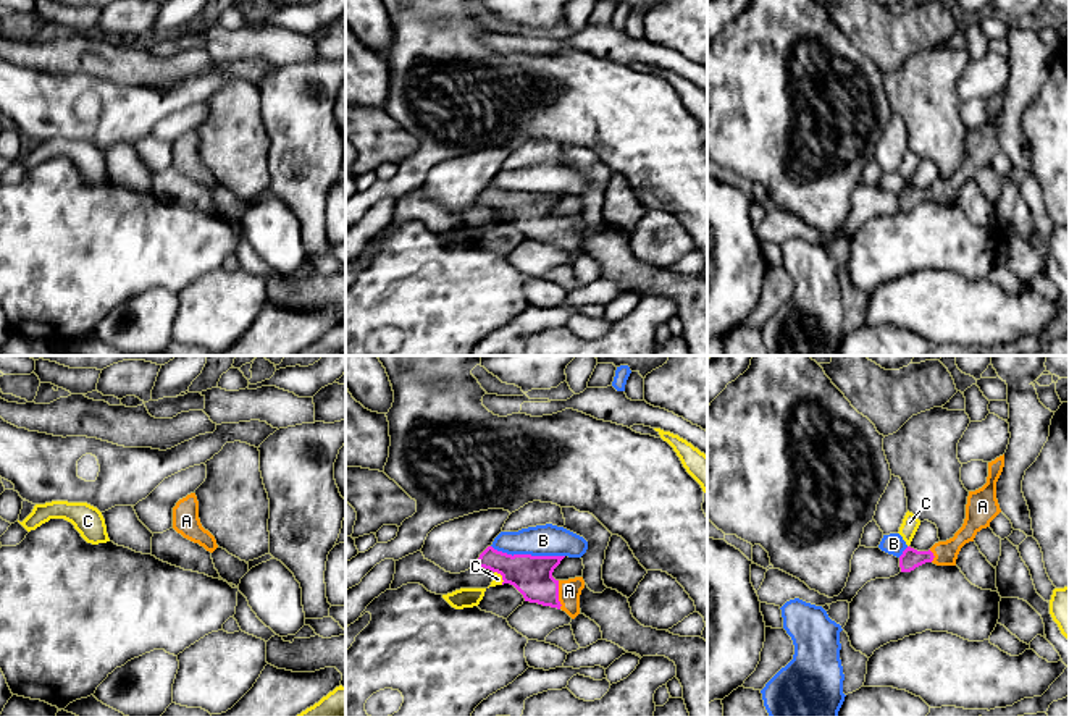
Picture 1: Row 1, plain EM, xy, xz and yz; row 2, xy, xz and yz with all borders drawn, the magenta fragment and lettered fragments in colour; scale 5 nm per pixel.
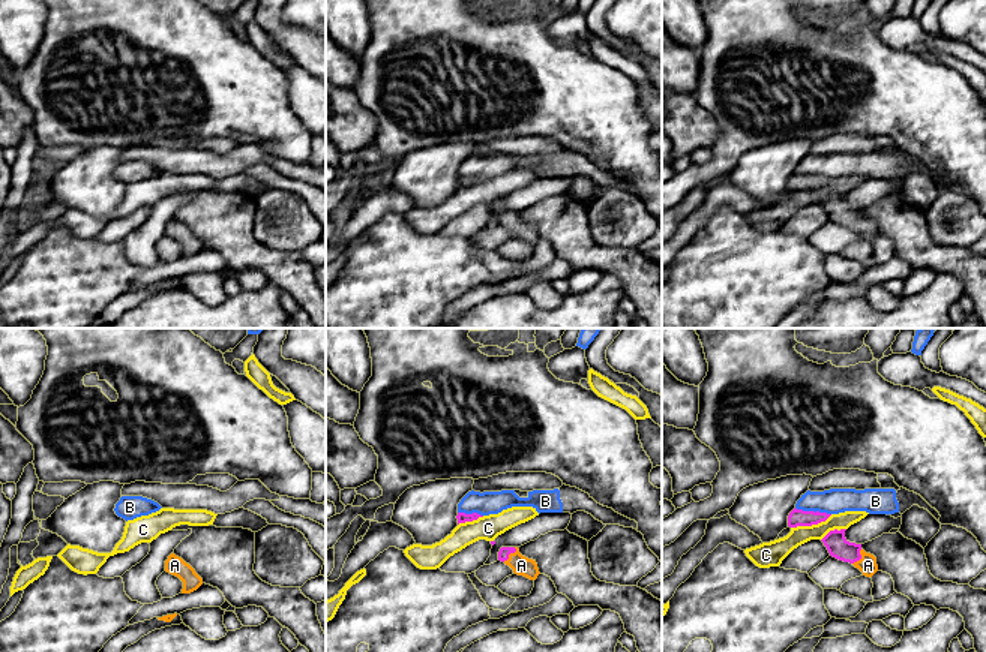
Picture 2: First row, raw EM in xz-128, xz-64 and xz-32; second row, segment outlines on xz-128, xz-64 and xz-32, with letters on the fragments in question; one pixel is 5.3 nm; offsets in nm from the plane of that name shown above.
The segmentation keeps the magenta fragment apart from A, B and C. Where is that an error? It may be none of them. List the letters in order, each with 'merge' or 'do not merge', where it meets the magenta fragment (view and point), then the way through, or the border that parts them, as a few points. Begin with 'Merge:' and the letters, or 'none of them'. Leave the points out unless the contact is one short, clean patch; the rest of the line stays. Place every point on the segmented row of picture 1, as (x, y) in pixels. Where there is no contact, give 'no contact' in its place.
Merge: A
A: merge; meets magenta in xz at (557, 595); runs through xz (532, 576), (548, 592), (557, 595), (569, 590)
B: do not merge; meets magenta in xz at (528, 555); border along xz (491, 545), (512, 555), (564, 556)
C: do not merge; meets magenta in xz at (503, 577); border along xz (494, 571), (501, 576), (503, 584)

